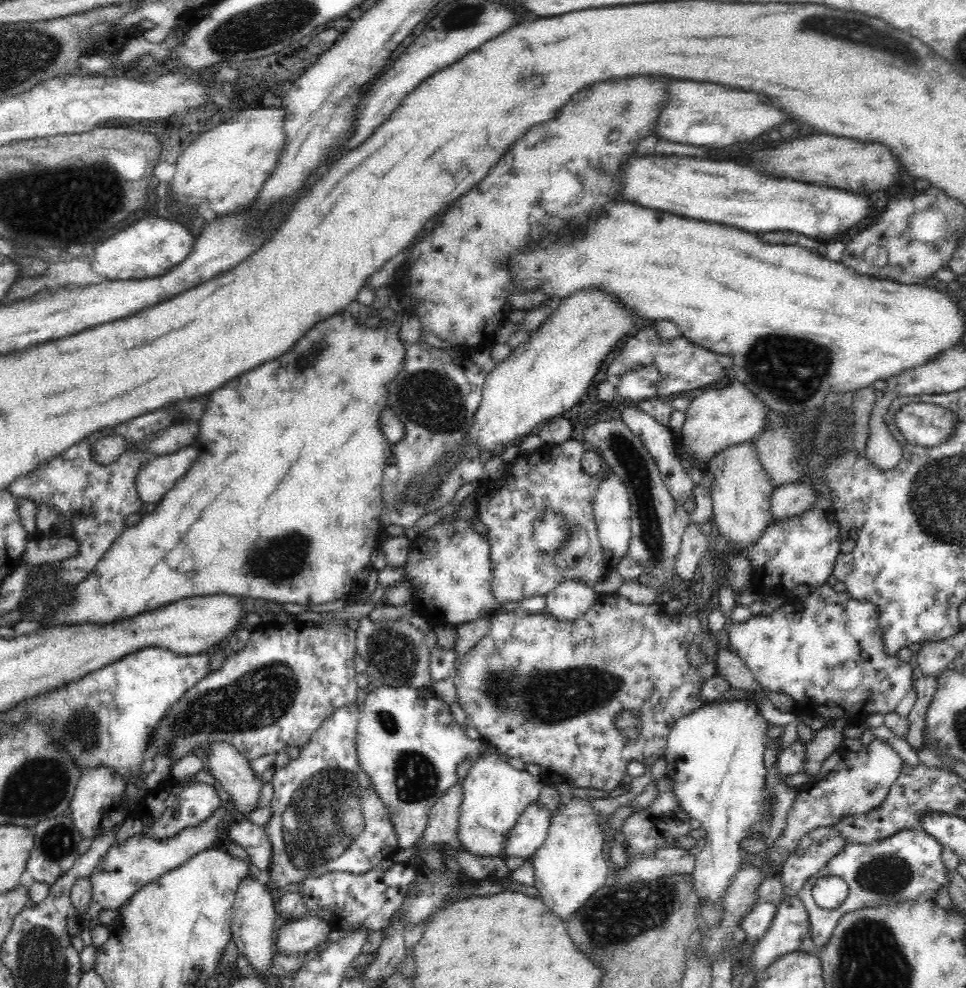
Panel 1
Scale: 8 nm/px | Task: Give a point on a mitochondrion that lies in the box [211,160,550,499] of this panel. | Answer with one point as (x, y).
(430, 398)

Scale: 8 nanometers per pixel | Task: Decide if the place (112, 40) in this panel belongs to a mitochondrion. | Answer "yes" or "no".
no

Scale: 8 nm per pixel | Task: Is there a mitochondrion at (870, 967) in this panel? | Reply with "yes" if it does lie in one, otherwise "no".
yes

